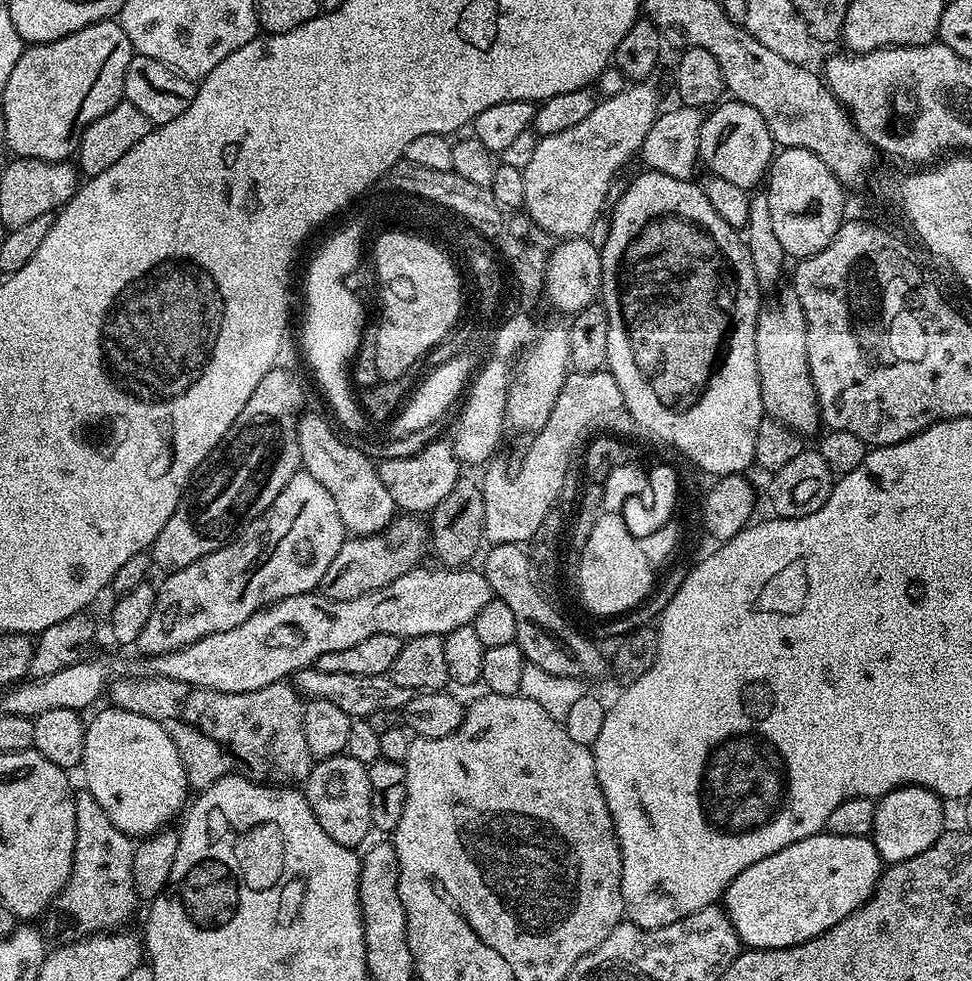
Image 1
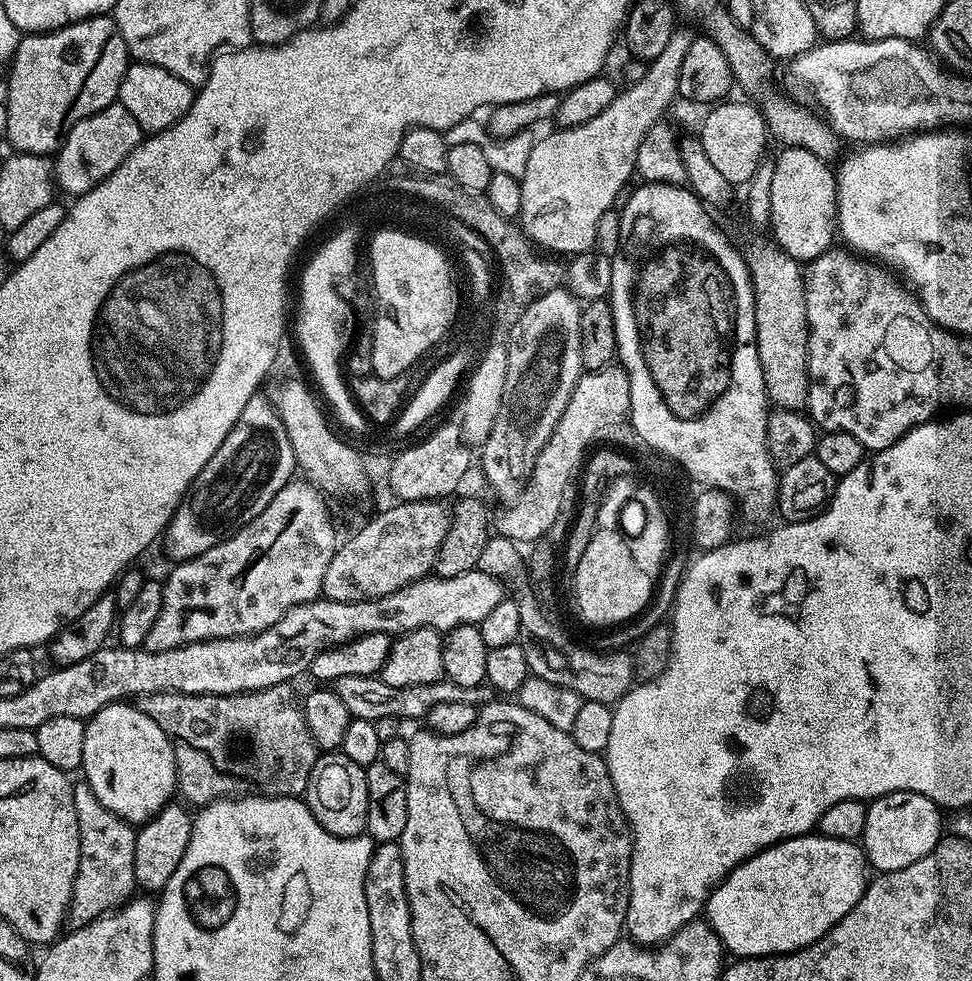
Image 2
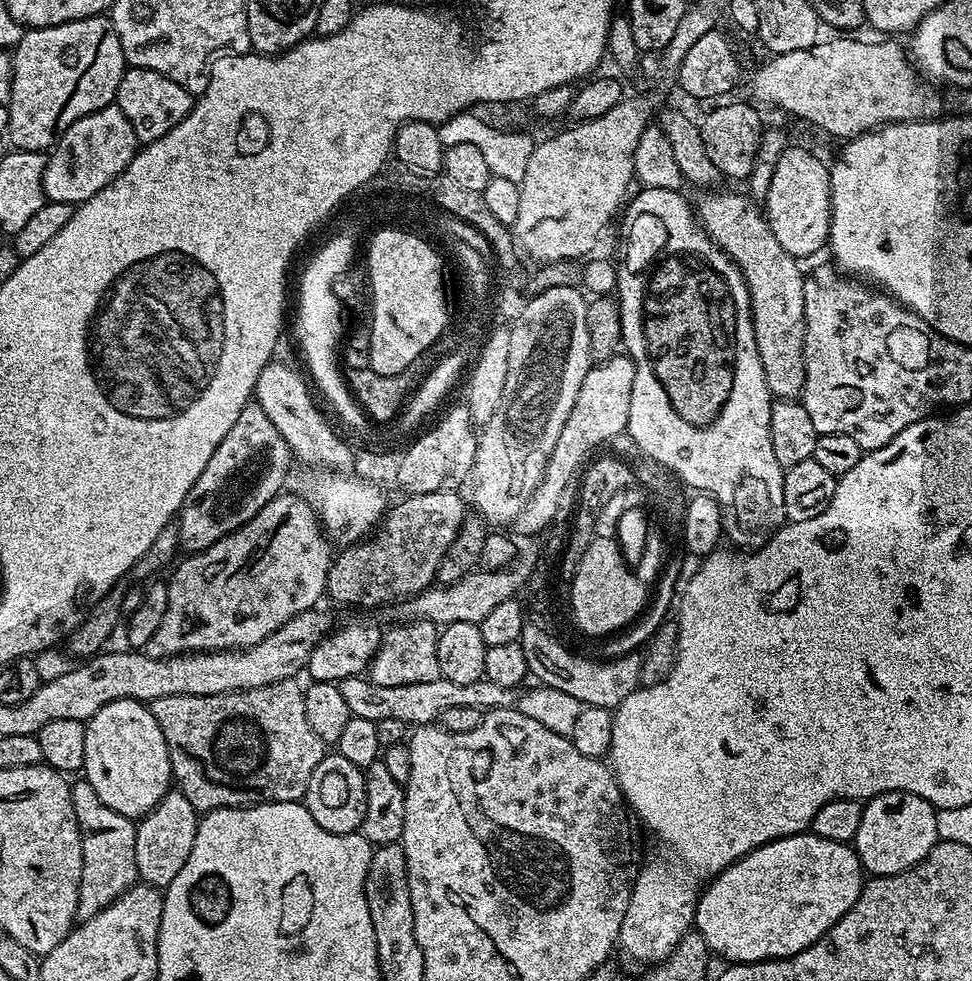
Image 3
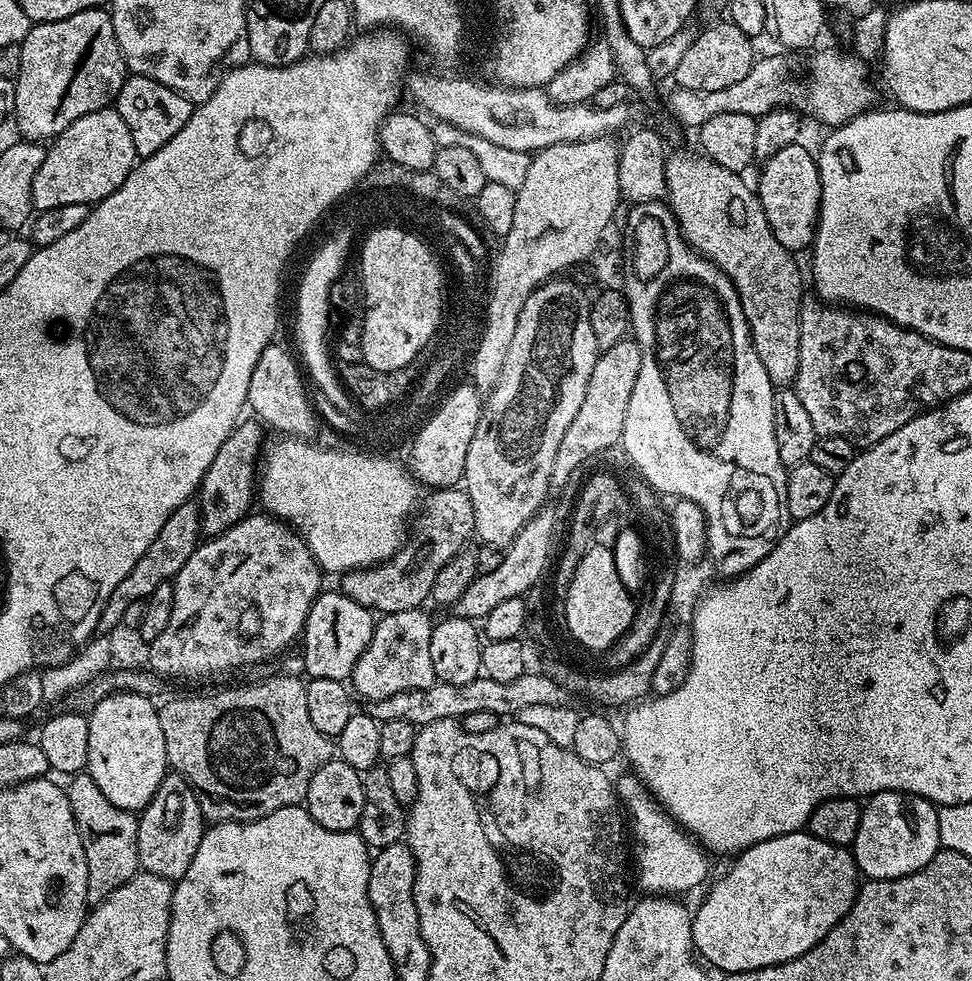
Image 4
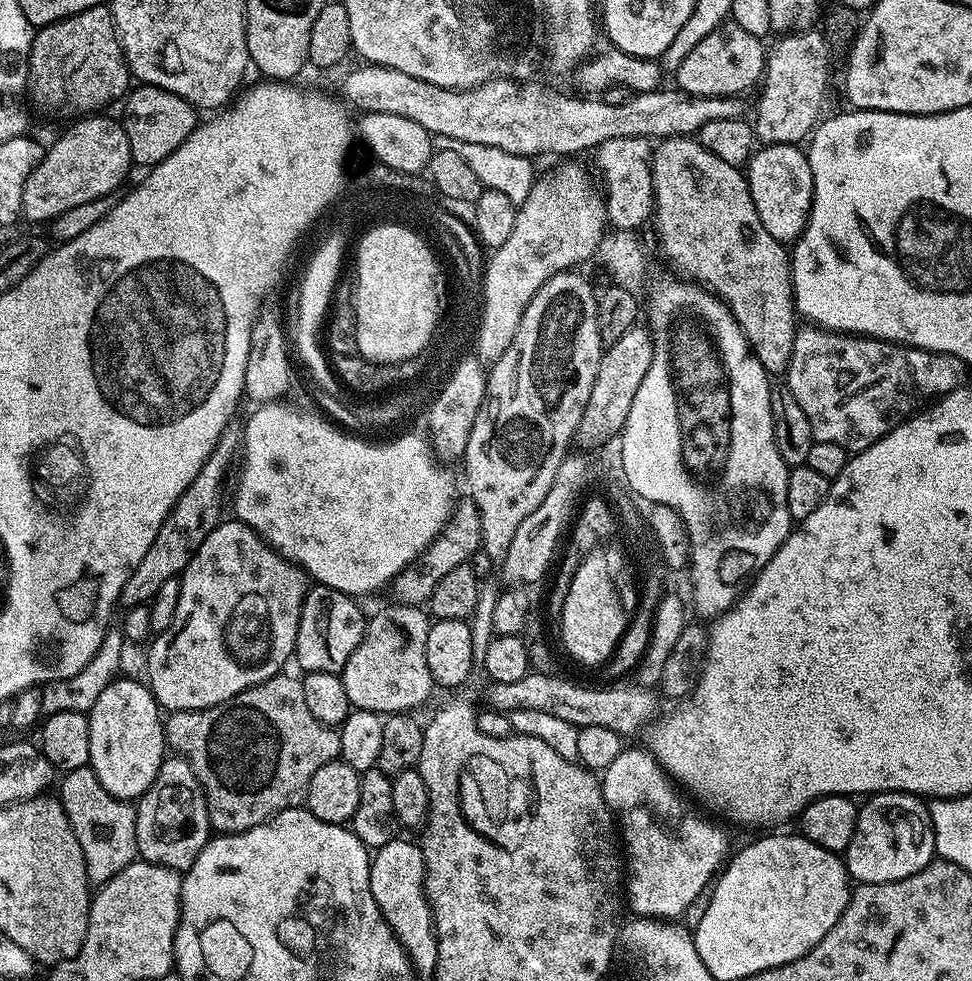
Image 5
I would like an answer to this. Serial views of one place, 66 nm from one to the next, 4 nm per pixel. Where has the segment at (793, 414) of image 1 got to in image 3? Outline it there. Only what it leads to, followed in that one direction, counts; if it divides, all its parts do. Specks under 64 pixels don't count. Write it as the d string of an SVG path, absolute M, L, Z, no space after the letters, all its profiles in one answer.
M708 190L703 193L704 196L700 200L700 205L695 205L694 211L699 219L700 225L704 227L704 231L712 237L713 242L727 254L732 261L739 267L741 274L744 275L744 281L748 287L748 297L750 298L750 306L752 307L752 325L754 326L754 338L756 339L756 349L758 350L758 358L762 362L762 374L769 392L772 393L776 400L795 400L804 391L804 379L806 378L806 362L804 361L804 335L806 334L806 322L804 321L804 278L805 273L800 272L801 261L797 257L791 256L786 250L782 250L778 238L774 238L774 234L768 225L767 215L747 195L739 196L736 192L716 192L720 190Z

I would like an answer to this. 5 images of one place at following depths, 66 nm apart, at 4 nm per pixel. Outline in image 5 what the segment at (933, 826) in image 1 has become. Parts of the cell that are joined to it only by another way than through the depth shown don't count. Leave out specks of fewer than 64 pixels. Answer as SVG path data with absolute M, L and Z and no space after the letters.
M878 792L869 795L859 805L854 838L850 838L850 846L846 853L848 875L853 881L861 884L898 882L902 878L910 878L910 874L918 874L918 870L925 868L935 856L932 819L928 813L928 804L921 797L914 796L911 792Z

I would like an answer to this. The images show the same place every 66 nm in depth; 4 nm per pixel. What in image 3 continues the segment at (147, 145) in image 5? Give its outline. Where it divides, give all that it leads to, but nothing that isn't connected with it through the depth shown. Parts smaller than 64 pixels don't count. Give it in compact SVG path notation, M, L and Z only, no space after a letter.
M128 66L122 74L122 82L118 82L114 103L120 107L122 114L126 114L126 118L130 118L137 141L145 145L162 138L162 134L170 134L170 130L174 130L174 126L190 114L194 96L178 86L178 82L166 78L166 74L158 74L158 70Z

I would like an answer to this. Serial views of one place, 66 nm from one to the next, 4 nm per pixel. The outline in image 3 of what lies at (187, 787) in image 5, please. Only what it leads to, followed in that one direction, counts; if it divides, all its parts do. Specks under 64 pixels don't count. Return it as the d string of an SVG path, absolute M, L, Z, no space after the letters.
M169 790L154 805L152 811L136 824L134 858L137 877L150 887L161 890L167 888L170 882L174 882L178 870L186 866L186 858L190 858L197 823L198 813L190 798L186 798L186 794L179 790Z

